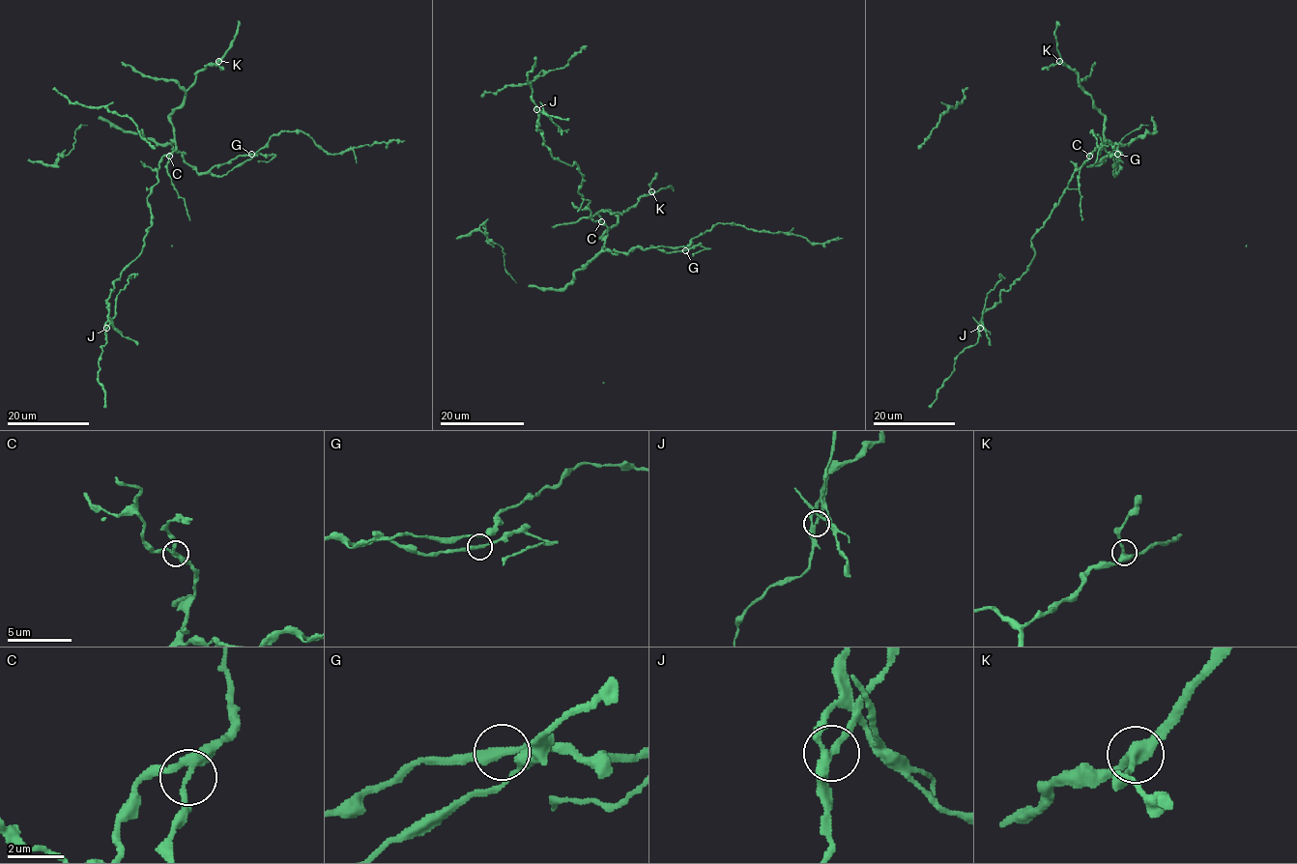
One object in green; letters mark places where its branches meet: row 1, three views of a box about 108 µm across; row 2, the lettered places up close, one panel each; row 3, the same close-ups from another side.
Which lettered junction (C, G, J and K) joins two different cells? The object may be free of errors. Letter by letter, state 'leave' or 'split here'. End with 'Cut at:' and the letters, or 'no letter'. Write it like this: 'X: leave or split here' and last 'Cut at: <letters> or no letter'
C: leave
G: leave
J: split here
K: leave
Cut at: J

